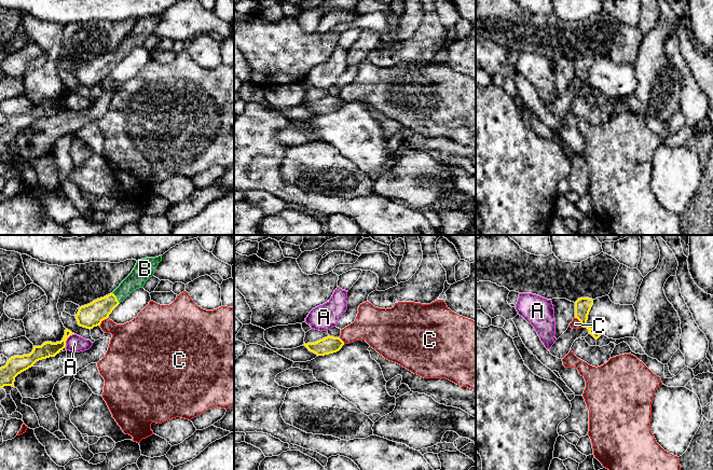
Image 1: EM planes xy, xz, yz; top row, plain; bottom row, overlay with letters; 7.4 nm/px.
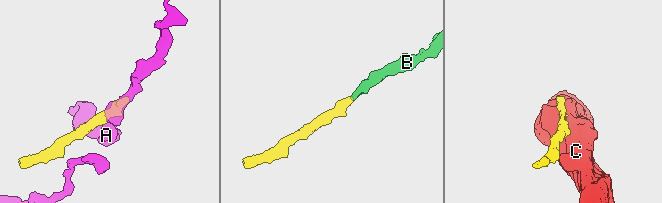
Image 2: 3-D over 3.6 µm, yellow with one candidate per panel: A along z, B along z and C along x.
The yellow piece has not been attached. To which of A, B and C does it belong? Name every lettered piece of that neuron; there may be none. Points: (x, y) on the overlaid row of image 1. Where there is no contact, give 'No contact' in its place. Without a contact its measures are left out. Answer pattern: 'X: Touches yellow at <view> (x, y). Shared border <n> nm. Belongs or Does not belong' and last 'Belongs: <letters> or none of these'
A: Touches yellow at xy (66, 340). Shared border 120 nm. Does not belong
B: Touches yellow at xy (115, 298). Shared border 100 nm. Belongs
C: Touches yellow at yz (580, 322). Shared border 100 nm. Does not belong
Belongs: B

